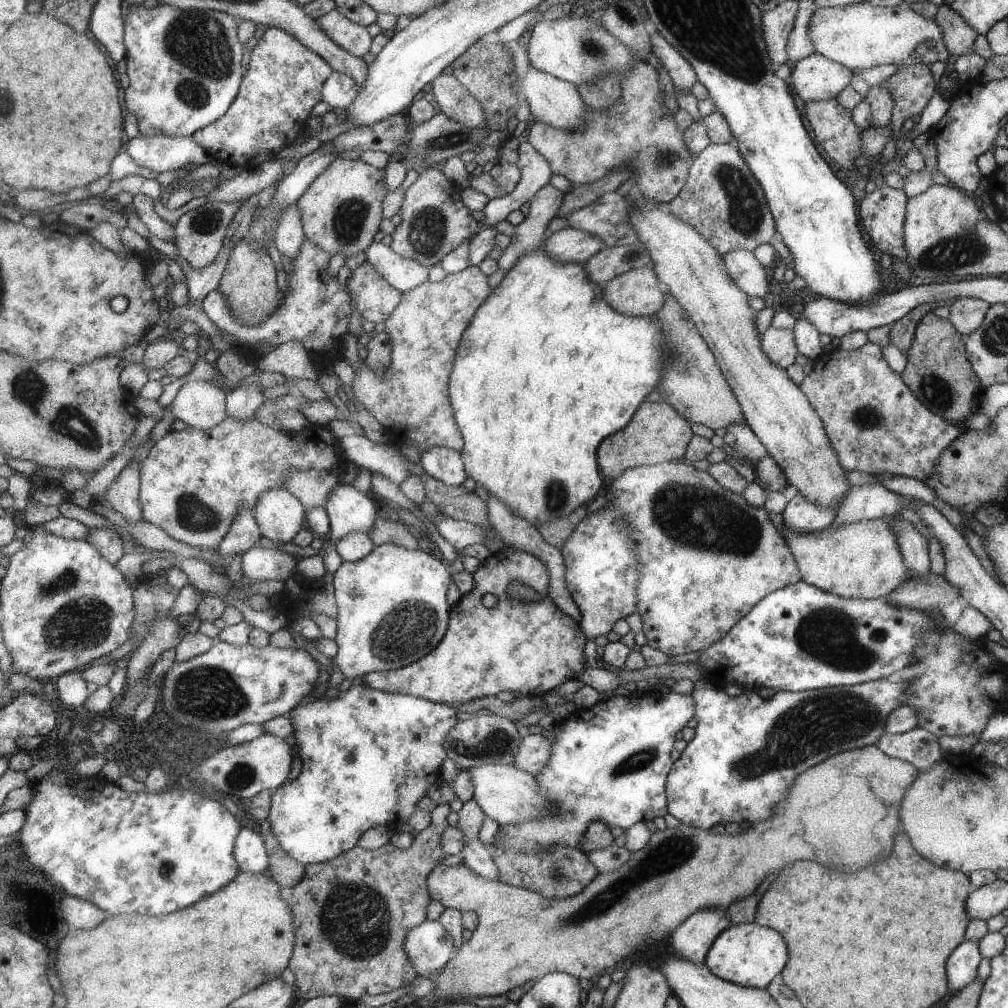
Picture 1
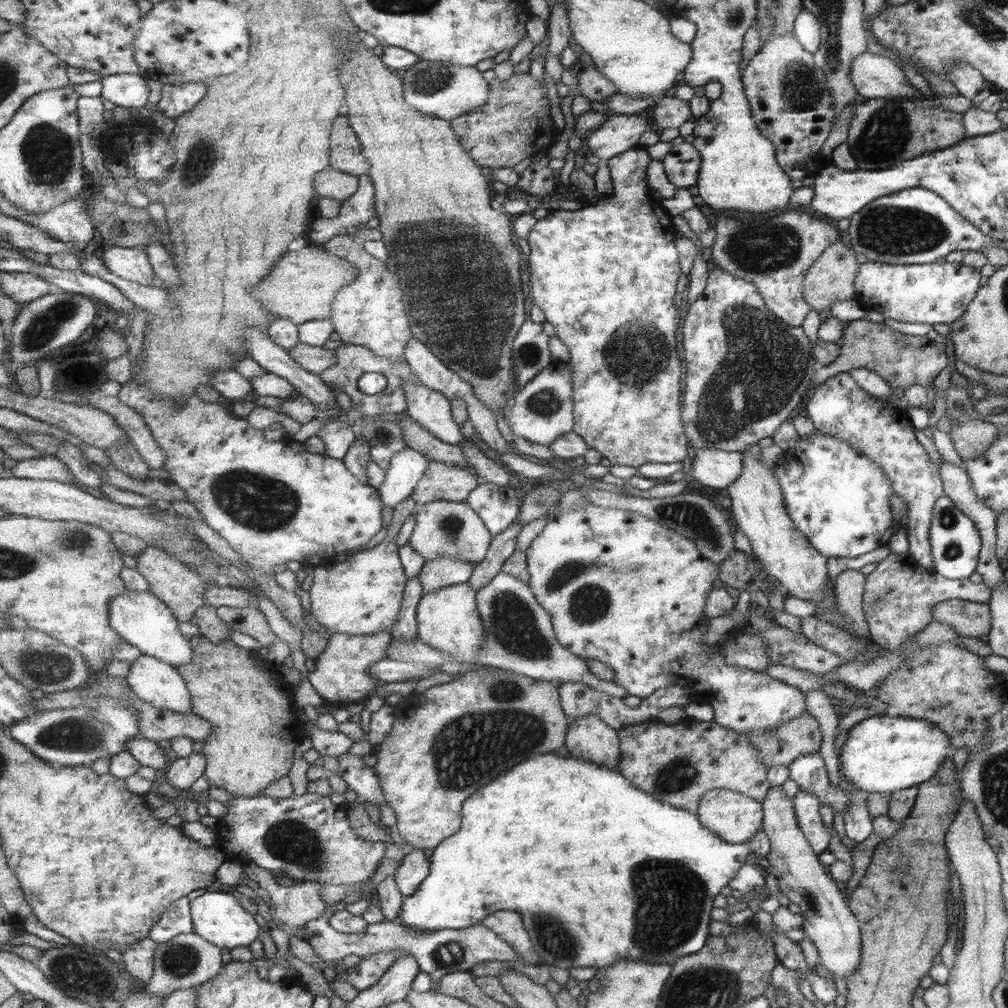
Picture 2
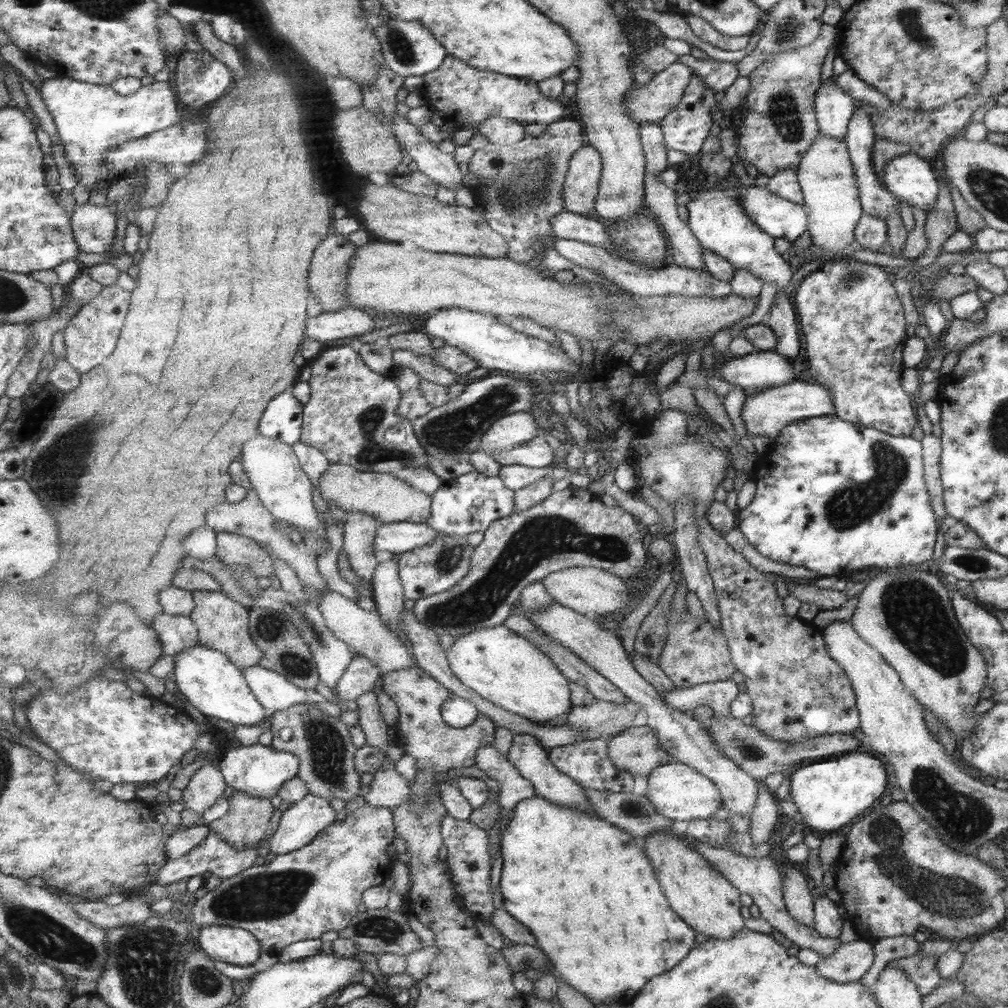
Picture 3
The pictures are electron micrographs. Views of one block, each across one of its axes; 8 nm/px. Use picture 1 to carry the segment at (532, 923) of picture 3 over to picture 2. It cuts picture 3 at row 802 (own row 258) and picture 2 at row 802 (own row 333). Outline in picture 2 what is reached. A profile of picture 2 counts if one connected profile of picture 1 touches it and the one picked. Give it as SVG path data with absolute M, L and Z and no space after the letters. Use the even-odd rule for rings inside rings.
M543 754L539 758L533 758L531 762L529 760L523 762L521 766L497 778L491 786L485 786L483 790L479 790L465 802L463 828L453 838L447 838L439 848L435 848L431 856L431 874L421 884L417 894L405 896L399 922L415 930L415 934L427 934L427 932L439 932L439 930L463 930L463 928L479 926L491 914L497 914L499 910L513 910L525 918L525 926L531 932L533 944L547 964L555 964L567 970L575 966L605 970L609 966L615 966L617 962L675 964L679 958L699 954L701 948L705 946L709 938L707 928L713 922L709 914L713 910L715 896L719 896L719 890L729 886L731 878L737 874L737 870L743 864L751 860L763 862L769 850L771 850L771 842L769 842L769 836L763 832L763 828L757 830L757 834L749 838L749 842L727 844L715 832L705 828L697 814L679 810L671 804L651 798L651 794L643 792L641 788L635 788L619 770L605 770L571 756L561 758L557 754Z

